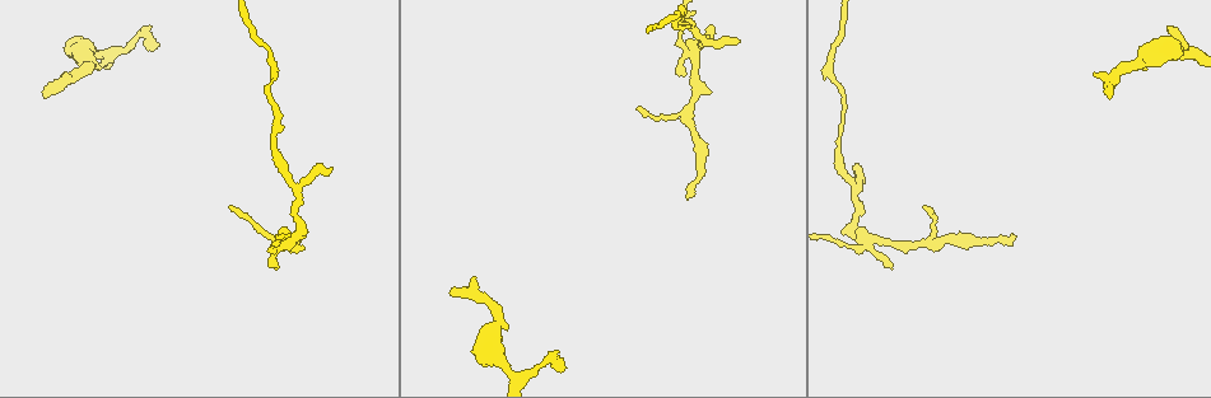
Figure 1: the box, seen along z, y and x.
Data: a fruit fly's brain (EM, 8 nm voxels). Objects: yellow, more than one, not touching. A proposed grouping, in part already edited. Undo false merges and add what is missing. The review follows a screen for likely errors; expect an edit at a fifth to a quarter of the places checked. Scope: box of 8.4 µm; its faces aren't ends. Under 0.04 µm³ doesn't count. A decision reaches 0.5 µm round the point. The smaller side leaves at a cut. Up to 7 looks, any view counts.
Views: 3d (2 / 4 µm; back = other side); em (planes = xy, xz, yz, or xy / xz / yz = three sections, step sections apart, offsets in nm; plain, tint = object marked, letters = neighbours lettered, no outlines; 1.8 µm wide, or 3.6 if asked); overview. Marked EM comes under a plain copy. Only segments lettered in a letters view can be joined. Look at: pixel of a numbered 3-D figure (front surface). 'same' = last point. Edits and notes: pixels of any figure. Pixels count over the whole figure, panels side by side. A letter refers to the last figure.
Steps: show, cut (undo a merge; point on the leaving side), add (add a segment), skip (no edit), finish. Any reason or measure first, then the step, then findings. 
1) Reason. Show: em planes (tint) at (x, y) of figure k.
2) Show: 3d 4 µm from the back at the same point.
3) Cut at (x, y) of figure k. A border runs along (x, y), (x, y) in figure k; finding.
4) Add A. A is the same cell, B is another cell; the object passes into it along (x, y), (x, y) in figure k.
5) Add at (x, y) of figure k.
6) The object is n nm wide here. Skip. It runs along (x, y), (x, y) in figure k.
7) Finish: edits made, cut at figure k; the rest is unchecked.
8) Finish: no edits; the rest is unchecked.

Branch stops here. Show: em 3.6 µm planes (letters) at (890, 268) of figure 1.

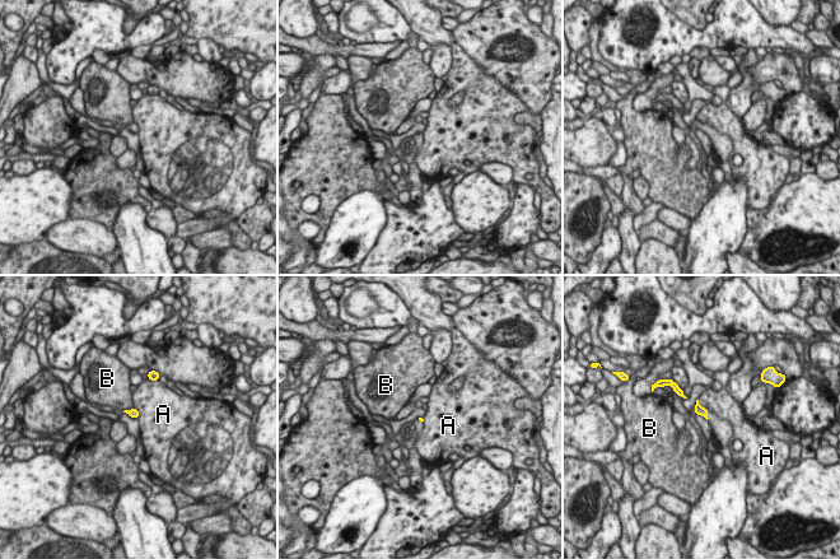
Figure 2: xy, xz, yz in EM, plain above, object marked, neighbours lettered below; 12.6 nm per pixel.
Skip. A and B are other cells; a border runs along (698, 399), (708, 410) in figure 2; none of them fits.

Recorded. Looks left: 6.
An open end. Show: em xy step 8 (tint) at (689, 195) of figure 1.

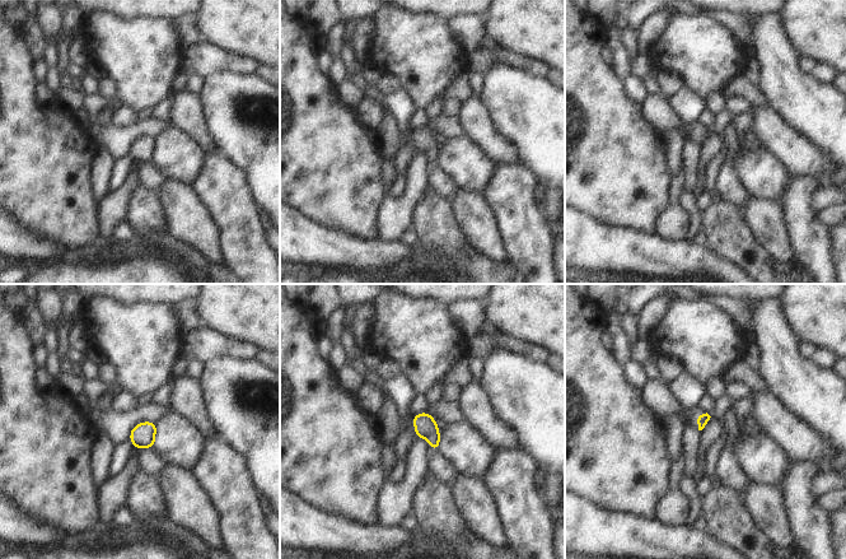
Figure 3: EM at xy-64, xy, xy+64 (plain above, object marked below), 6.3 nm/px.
Cut it another way. Show: em planes (letters) at the same point.

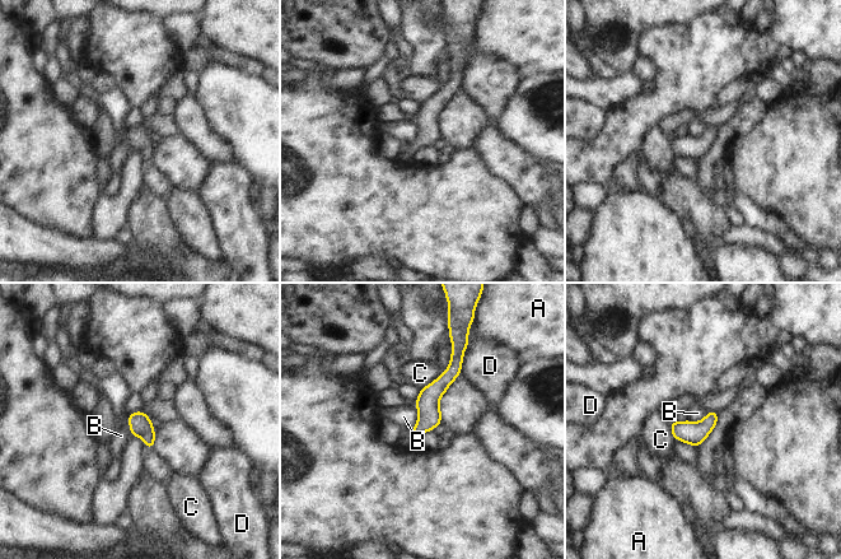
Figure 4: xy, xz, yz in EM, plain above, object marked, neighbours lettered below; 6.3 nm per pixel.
Skip. A, B, C and D are other cells; it runs along (459, 359), (416, 433) in figure 4; none of them fits.

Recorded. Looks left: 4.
An open end. Show: 3d 4 µm from the back at (453, 293) of figure 1.

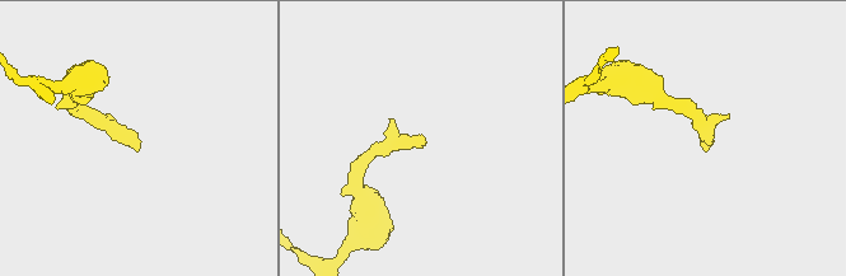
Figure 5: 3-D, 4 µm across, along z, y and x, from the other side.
Show: em planes (tint) at (137, 149) of figure 5.

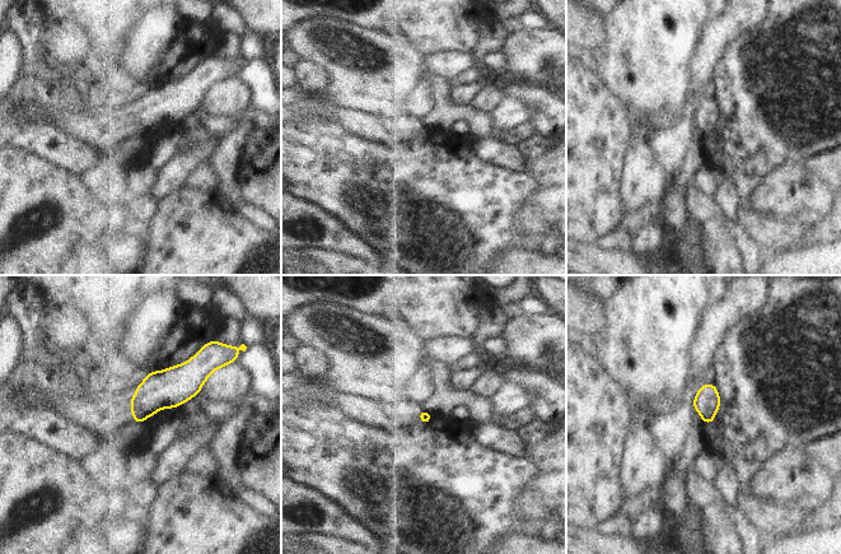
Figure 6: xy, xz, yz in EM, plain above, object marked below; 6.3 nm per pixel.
What lies round it. Show: em planes (letters) at the same point.

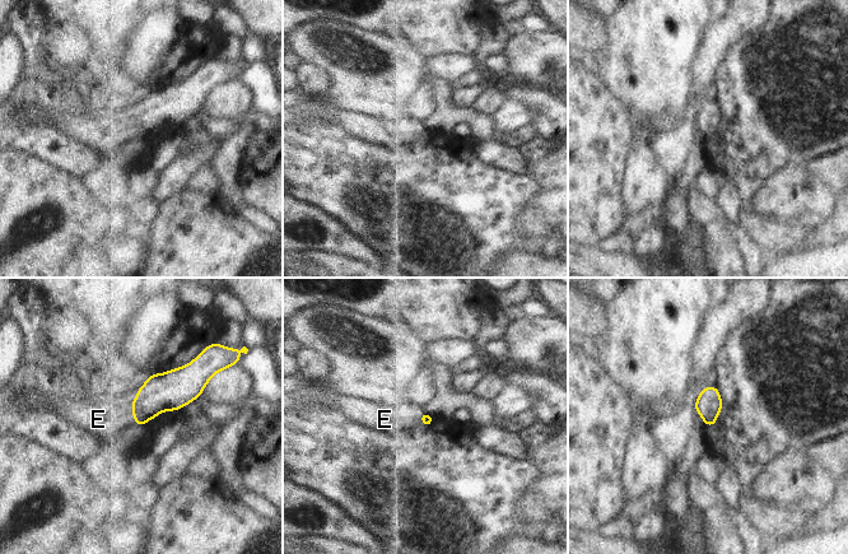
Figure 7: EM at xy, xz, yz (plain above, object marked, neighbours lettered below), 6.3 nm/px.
The longest contact is with E, 160 nm. Add E. E is the same cell; the object passes into it along (161, 392), (133, 415), (98, 419) in figure 7; it goes on there.

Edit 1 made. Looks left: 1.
Finish: edits made, add at figure 7; the rest is unchecked.

